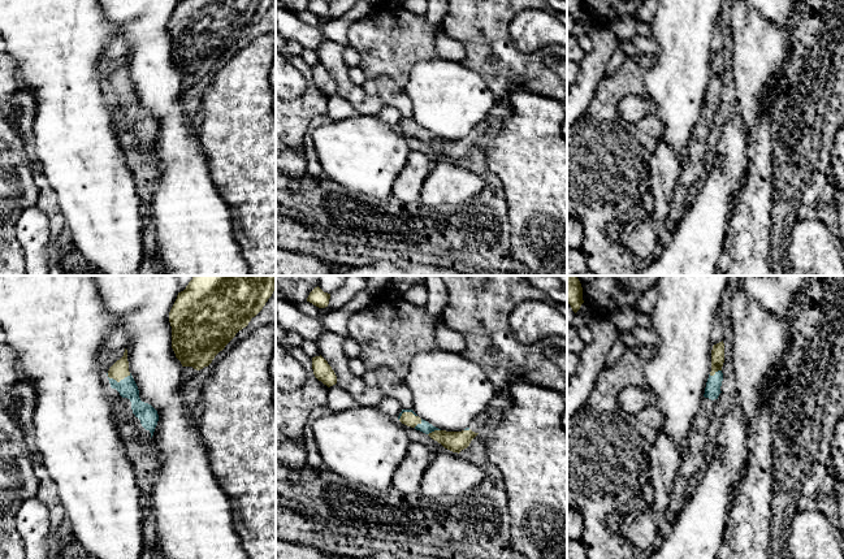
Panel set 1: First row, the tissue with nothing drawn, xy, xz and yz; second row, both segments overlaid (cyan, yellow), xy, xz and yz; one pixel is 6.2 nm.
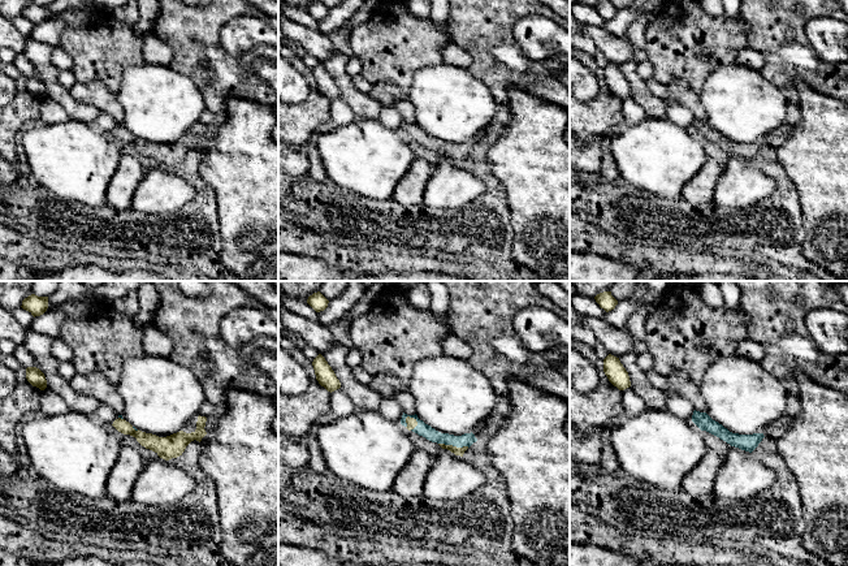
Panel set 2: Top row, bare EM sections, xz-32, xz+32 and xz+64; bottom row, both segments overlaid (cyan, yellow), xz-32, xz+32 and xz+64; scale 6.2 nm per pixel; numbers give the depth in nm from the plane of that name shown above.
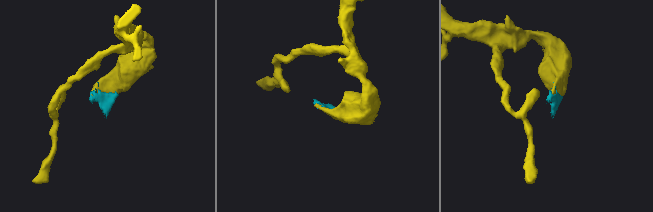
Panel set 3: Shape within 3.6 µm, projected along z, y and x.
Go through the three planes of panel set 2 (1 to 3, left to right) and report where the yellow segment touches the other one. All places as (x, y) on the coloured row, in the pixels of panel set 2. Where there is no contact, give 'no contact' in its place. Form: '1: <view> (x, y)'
1: xz-32 (135, 430)
2: xz+32 (416, 420)
3: no contact

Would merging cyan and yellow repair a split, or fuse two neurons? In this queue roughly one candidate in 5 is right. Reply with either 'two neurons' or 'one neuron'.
one neuron

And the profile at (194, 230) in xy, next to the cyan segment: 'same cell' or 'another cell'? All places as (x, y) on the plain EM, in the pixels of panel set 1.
another cell

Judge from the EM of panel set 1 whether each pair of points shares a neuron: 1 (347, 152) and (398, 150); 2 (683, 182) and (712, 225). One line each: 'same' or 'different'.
1: same
2: different

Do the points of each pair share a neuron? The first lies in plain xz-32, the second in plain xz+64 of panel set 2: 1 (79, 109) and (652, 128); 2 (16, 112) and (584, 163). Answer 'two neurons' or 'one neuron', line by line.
1: two neurons
2: two neurons

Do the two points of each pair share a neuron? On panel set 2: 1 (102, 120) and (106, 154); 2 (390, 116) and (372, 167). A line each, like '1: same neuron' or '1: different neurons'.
1: different neurons
2: different neurons

